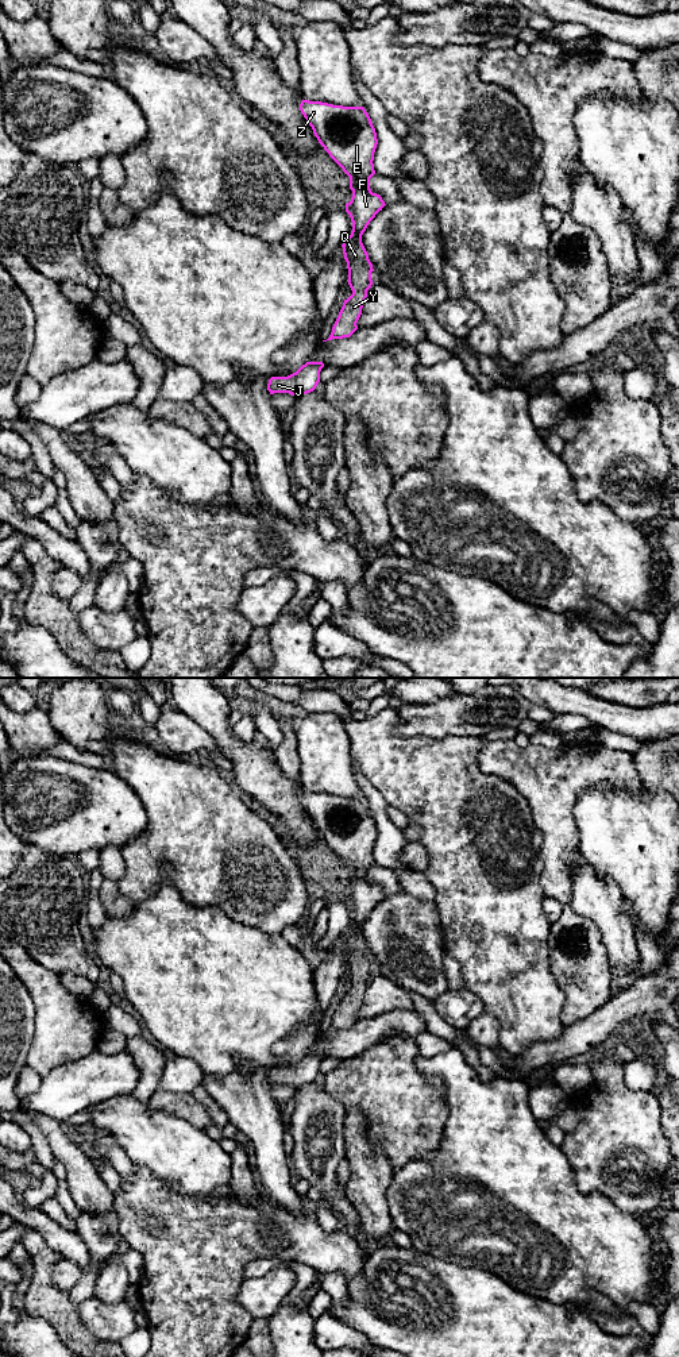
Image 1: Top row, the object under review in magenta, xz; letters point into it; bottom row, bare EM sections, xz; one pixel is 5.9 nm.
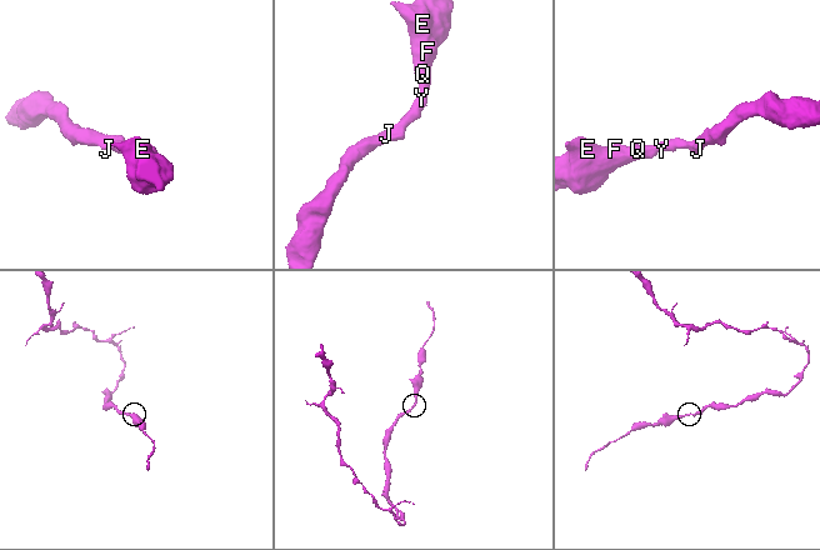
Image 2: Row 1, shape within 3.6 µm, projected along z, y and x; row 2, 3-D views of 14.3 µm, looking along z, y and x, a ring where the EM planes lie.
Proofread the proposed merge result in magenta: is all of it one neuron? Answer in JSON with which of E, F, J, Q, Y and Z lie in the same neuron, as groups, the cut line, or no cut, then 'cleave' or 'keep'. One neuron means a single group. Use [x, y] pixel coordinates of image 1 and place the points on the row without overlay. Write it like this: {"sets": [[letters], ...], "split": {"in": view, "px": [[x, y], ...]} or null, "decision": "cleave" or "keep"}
{"sets": [["E", "F", "J", "Q", "Y", "Z"]], "split": null, "decision": "keep"}

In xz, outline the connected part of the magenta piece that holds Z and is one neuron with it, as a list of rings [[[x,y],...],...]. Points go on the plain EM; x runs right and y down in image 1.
[[[302,791],[300,802],[319,834],[350,868],[352,888],[346,895],[346,903],[351,909],[352,922],[342,938],[352,986],[344,991],[327,1032],[350,1029],[358,1021],[356,1014],[367,982],[373,976],[374,960],[362,934],[362,926],[386,897],[382,888],[370,880],[370,870],[375,866],[373,852],[378,836],[377,824],[363,798]]]

